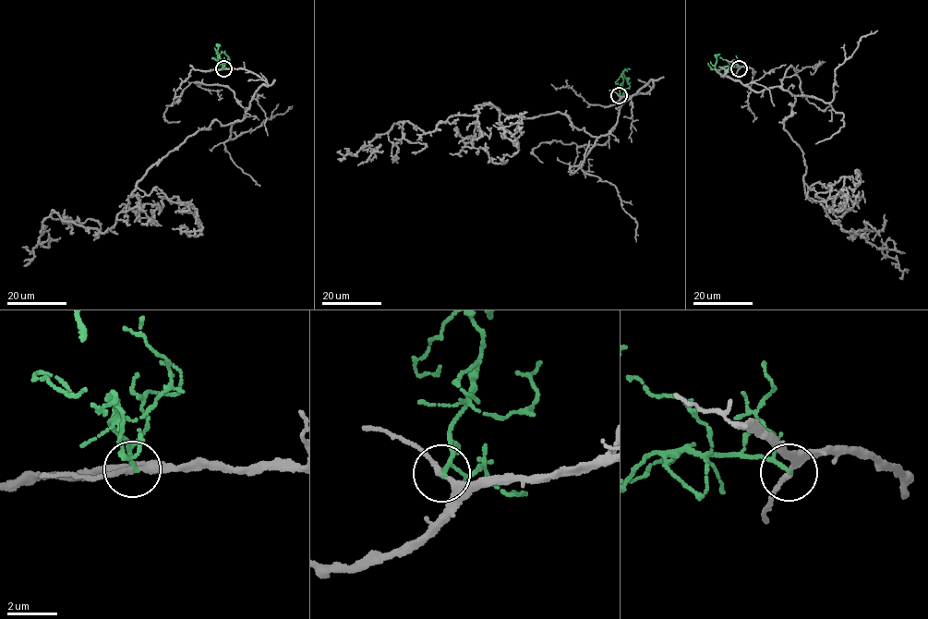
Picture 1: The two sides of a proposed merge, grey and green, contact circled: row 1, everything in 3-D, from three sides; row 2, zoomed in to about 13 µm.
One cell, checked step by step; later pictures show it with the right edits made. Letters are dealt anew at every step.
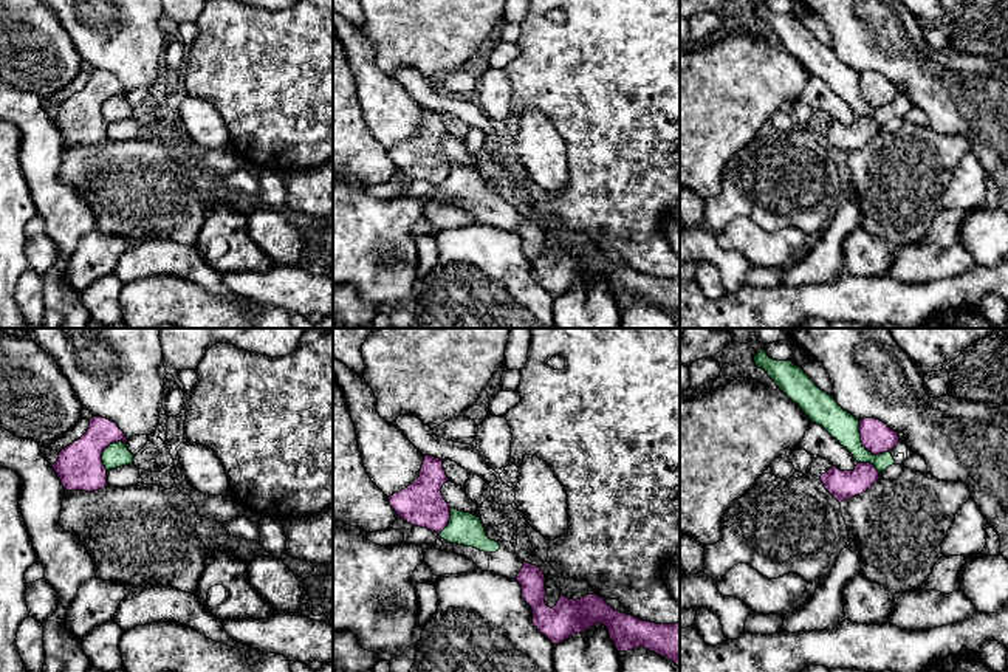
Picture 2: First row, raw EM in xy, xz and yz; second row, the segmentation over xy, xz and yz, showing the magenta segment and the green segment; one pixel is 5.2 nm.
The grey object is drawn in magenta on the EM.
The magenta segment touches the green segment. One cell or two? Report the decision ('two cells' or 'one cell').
two cells

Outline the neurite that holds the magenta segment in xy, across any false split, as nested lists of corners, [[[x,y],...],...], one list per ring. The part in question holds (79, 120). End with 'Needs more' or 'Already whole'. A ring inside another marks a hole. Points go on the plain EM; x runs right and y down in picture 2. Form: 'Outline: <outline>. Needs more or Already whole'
Outline: [[[94,70],[87,85],[73,98],[59,105],[53,119],[62,139],[67,144],[99,144],[107,136],[107,122],[102,116],[102,105],[111,98],[129,91],[116,76]]]. Already whole

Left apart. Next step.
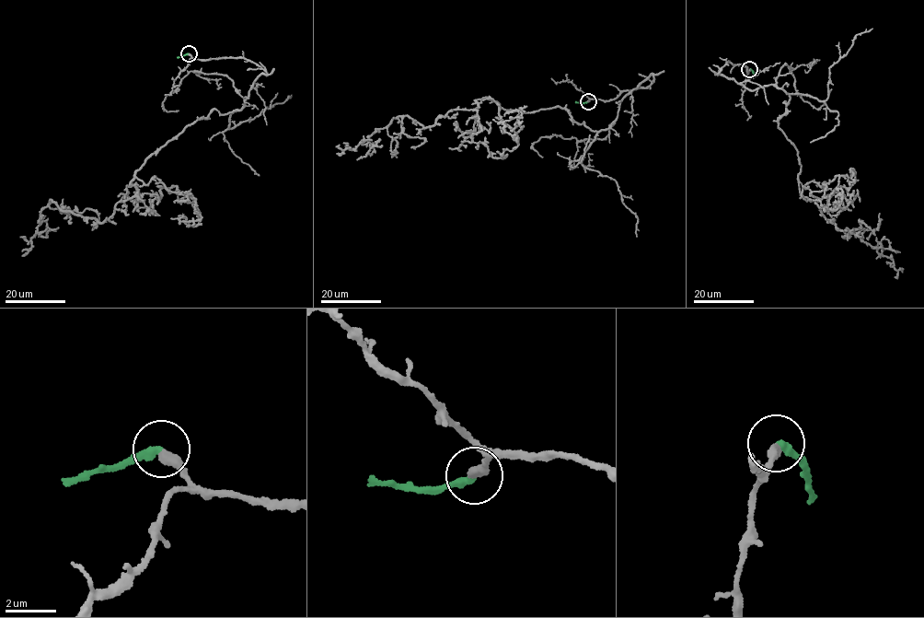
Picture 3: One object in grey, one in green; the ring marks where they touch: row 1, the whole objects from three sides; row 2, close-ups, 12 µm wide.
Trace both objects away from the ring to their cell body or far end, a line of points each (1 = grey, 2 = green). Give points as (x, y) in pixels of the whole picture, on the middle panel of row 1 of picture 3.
1: (588, 101), (653, 75), (605, 129), (483, 98), (427, 127), (393, 118), (336, 153)
2: (588, 101), (575, 101)

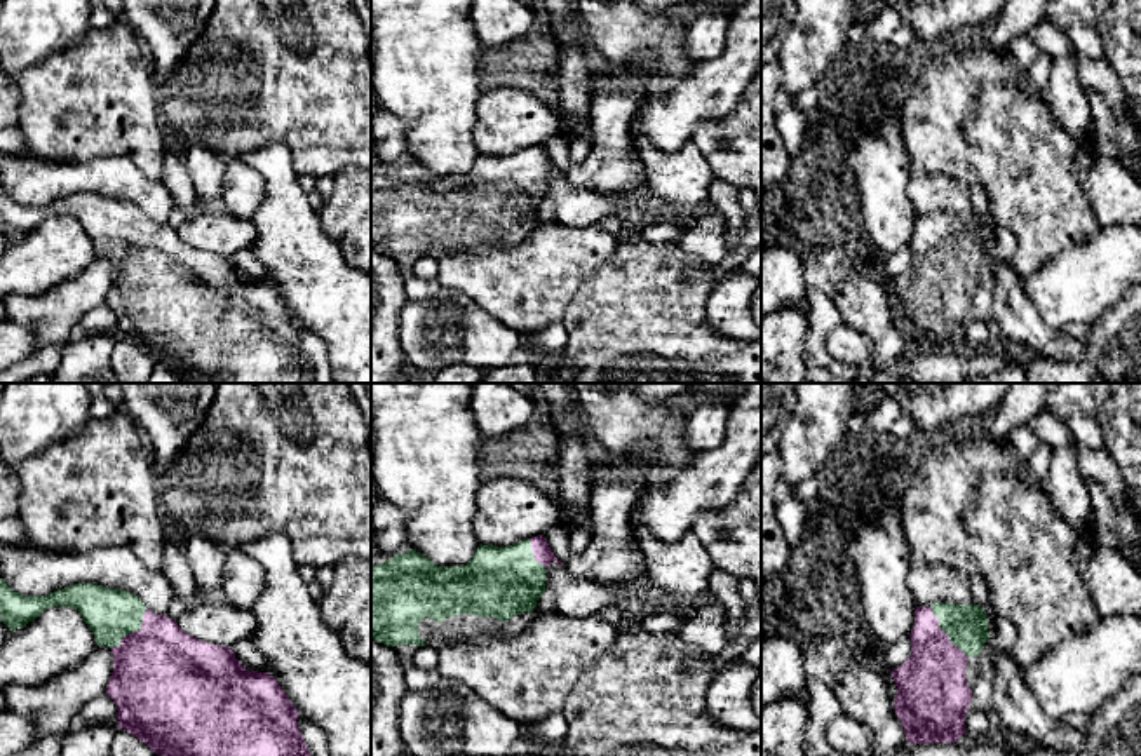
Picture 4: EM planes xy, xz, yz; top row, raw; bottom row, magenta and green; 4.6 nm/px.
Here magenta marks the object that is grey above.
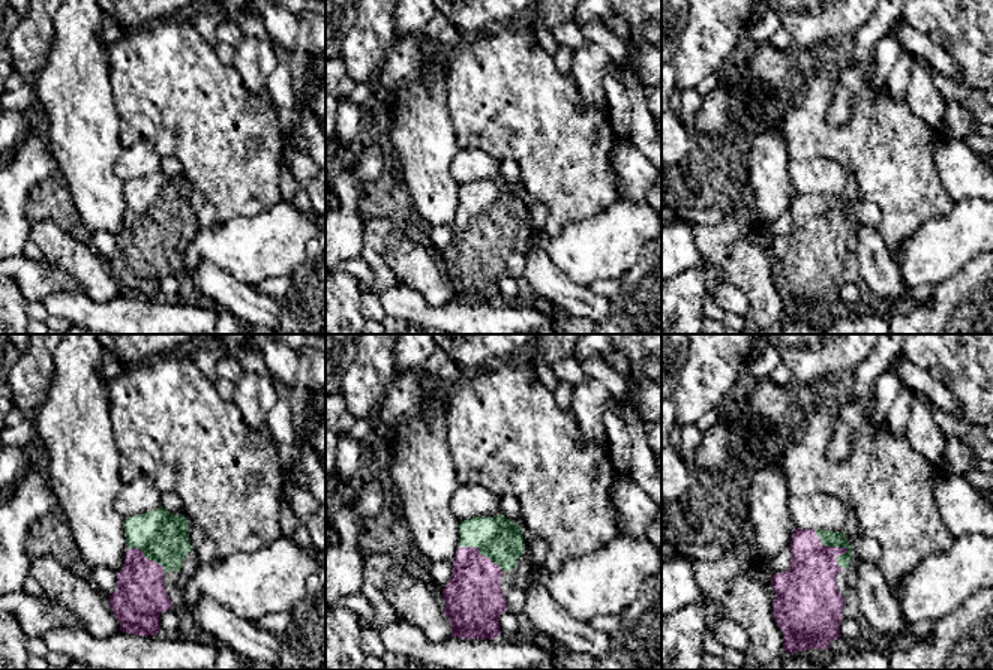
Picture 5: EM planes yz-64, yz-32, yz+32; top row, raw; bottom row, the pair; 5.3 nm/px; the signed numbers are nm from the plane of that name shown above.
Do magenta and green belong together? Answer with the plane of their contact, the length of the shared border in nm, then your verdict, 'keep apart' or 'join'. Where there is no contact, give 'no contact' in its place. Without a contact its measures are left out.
yz | 300 nm | join

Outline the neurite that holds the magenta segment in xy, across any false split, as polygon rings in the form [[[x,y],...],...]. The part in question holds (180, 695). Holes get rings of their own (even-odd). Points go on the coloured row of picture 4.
[[[0,578],[0,613],[9,631],[35,620],[52,606],[73,606],[91,627],[96,645],[110,646],[113,672],[106,695],[117,705],[118,728],[164,756],[310,756],[298,726],[298,711],[268,672],[247,671],[230,646],[200,641],[179,629],[167,615],[157,615],[136,596],[98,584],[73,584],[45,596],[23,596]]]

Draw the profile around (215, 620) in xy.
[[[221,596],[200,597],[193,610],[176,620],[186,634],[219,646],[247,641],[256,632],[256,618],[249,610],[232,606]]]

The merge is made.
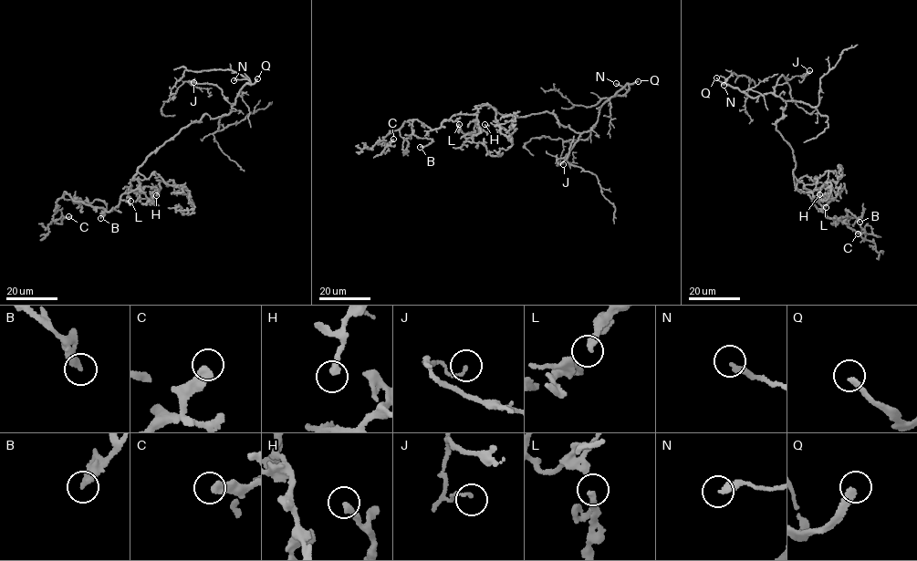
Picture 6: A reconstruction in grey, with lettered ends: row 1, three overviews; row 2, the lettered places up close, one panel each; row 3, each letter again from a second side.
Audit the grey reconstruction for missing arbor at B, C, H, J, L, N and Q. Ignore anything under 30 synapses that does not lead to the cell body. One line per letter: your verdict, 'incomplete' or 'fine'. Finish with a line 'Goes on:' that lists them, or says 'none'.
B: incomplete
C: fine
H: fine
J: fine
L: fine
N: fine
Q: incomplete
Goes on: B, Q

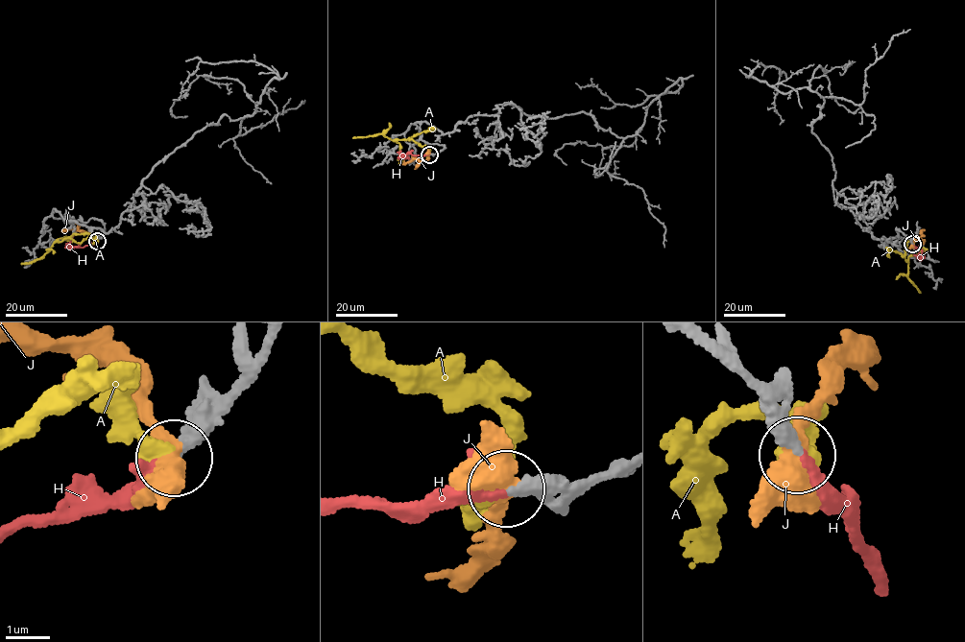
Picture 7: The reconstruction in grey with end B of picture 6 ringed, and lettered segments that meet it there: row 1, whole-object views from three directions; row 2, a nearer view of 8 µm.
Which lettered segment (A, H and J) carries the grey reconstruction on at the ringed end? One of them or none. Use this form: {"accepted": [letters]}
{"accepted": ["H"]}

